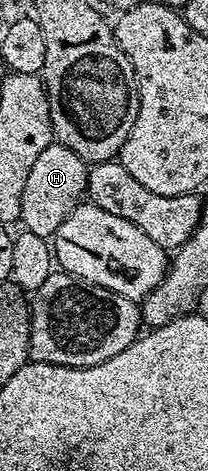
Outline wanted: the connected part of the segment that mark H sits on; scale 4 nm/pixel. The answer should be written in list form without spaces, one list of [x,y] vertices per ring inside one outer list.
[[[61,143],[43,144],[22,196],[21,224],[25,230],[34,232],[45,239],[53,238],[54,232],[72,215],[72,211],[83,200],[88,189],[88,165],[77,151]]]

